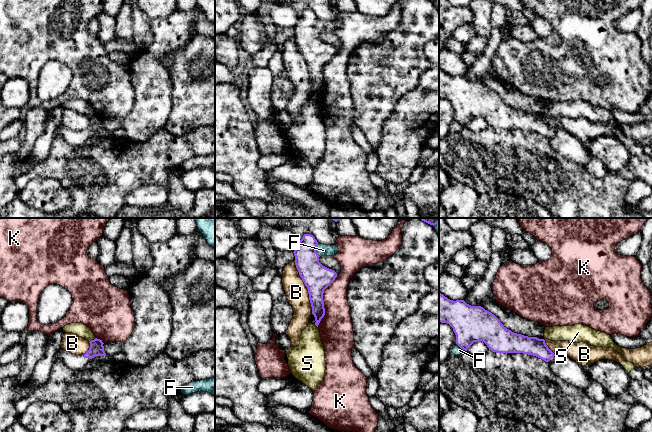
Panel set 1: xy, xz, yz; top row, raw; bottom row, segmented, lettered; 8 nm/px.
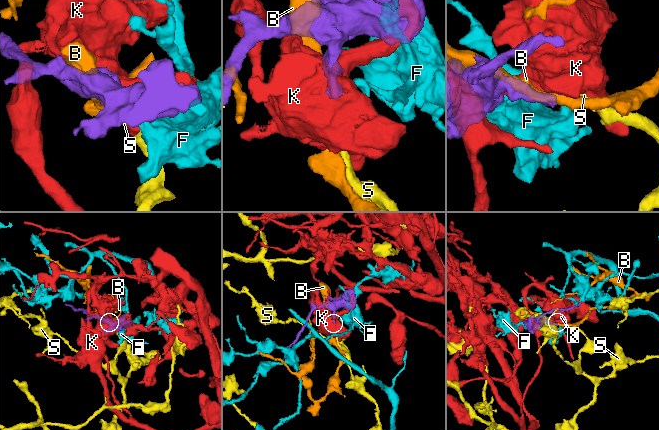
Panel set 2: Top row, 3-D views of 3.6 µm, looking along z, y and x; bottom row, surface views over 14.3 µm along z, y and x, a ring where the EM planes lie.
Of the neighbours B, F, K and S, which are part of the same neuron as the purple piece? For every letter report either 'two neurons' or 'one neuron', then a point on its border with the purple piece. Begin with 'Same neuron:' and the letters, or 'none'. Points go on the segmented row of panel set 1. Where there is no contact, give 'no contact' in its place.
Same neuron: none
B: two neurons; contact xz (304, 283)
F: two neurons; contact xz (315, 250)
K: two neurons; contact xz (323, 301)
S: two neurons; contact xy (92, 340)

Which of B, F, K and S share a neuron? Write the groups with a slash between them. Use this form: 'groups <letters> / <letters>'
groups B / F / K / S

